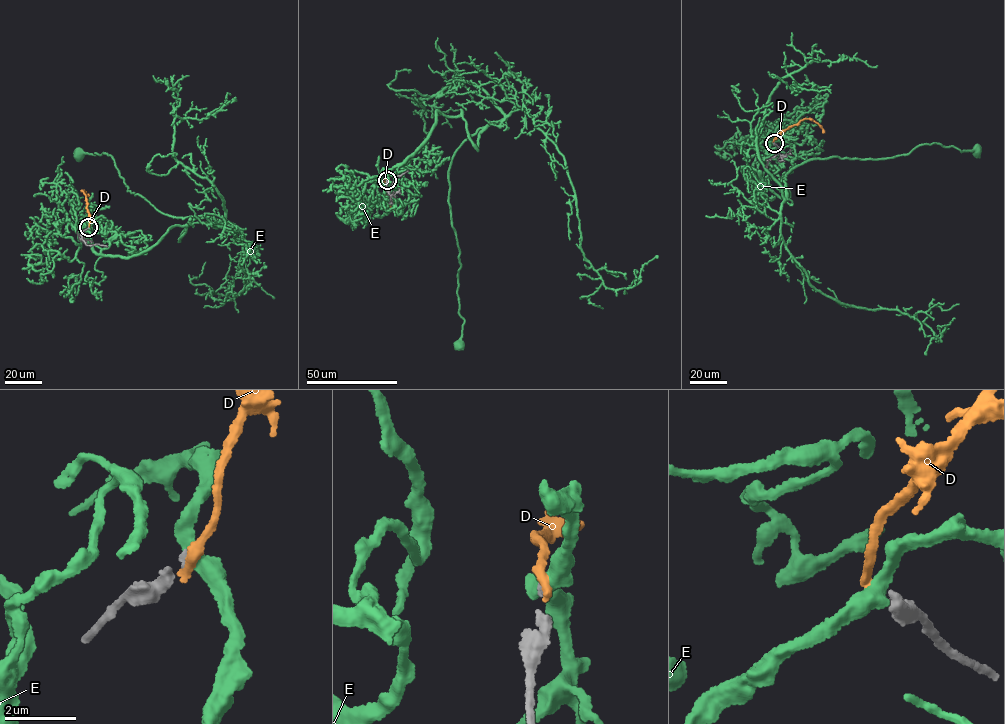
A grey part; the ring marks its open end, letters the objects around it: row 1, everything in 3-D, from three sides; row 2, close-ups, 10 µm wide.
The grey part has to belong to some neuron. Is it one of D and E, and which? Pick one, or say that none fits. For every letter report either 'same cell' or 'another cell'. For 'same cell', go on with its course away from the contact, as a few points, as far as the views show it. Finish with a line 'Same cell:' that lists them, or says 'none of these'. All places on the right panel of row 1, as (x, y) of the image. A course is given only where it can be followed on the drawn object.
D: another cell
E: another cell
Same cell: none of these

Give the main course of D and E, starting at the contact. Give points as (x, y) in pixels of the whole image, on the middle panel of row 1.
D: (387, 180), (385, 202), (397, 213), (401, 212)
E: (387, 180), (428, 138), (436, 112), (461, 116), (478, 150), (486, 127), (463, 142), (449, 170), (459, 344)

